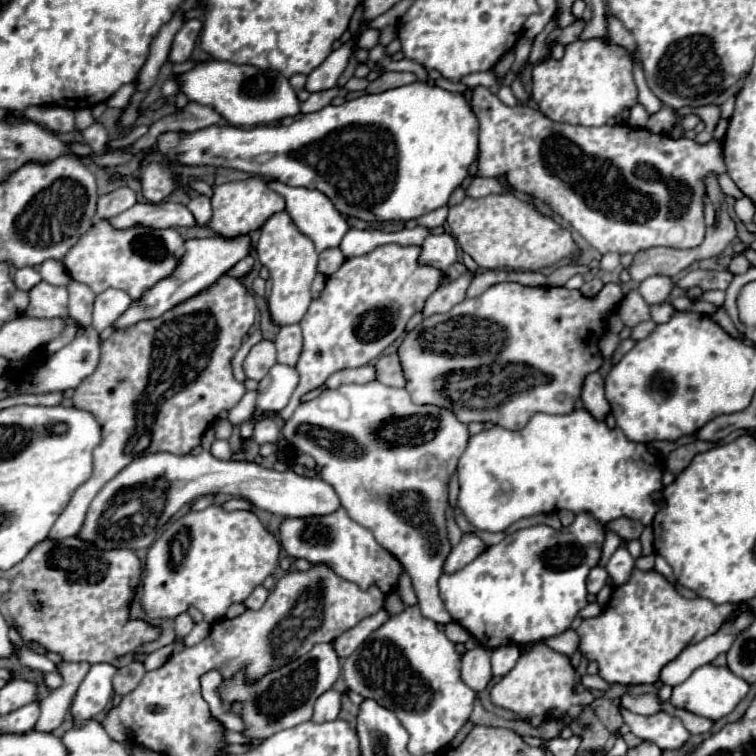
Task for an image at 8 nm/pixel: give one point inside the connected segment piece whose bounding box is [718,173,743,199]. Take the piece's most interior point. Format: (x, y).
(728, 187)

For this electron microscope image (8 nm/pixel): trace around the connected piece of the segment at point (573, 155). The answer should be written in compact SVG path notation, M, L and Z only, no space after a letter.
M486 87L474 89L472 109L480 123L478 175L500 177L506 173L508 183L516 191L534 195L548 203L552 211L570 221L570 225L600 253L614 251L620 255L634 255L658 245L690 249L702 243L706 233L704 173L708 165L722 161L719 140L727 131L728 120L718 120L710 145L698 145L688 137L672 139L668 135L650 133L648 129L632 129L628 125L580 127L556 123L532 107L504 105Z

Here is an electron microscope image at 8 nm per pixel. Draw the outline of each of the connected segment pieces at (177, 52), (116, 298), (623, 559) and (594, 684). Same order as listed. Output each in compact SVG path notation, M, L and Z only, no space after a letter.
M190 19L182 25L182 29L176 33L172 49L170 49L168 59L172 63L184 63L190 57L194 45L196 45L196 39L200 35L200 29L202 29L202 23L198 19Z
M106 289L104 293L96 295L94 301L94 327L98 331L104 331L110 327L128 307L130 307L130 295L120 289Z
M618 547L616 553L610 557L610 561L606 563L606 571L612 577L612 583L618 587L622 583L626 583L634 571L634 559L630 557L626 547Z
M582 675L582 679L580 679L580 683L586 687L586 689L598 689L598 691L606 691L610 685L602 679L602 677L598 677L598 675Z

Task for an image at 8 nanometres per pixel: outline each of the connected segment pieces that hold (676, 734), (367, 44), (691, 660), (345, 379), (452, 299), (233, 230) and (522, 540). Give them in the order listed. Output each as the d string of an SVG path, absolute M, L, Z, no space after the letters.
M622 707L620 715L636 737L652 741L660 749L678 749L690 737L690 733L682 725L682 721L678 721L676 717L670 717L666 713L656 713L656 715L646 717L646 715L636 715Z
M370 29L368 35L366 35L366 31L364 31L364 33L360 35L360 39L358 39L358 47L362 47L362 49L372 49L376 43L378 43L378 31L376 31L376 29Z
M746 613L736 617L734 621L726 621L722 625L722 629L710 637L706 637L704 641L686 647L674 661L670 661L670 665L666 665L662 669L660 679L666 685L680 685L686 677L690 677L690 673L706 663L710 663L716 655L726 653L726 649L730 649L732 641L734 641L734 633L740 633L742 629L746 629L746 625L750 625L752 617Z
M364 365L364 367L356 367L356 369L342 369L338 373L332 373L328 377L328 381L324 383L324 387L338 387L344 383L370 383L376 379L376 369L372 365Z
M466 271L462 273L456 281L448 283L448 285L440 285L428 299L426 299L426 305L424 305L424 317L430 317L434 313L446 313L450 311L456 303L460 303L464 297L466 297L466 289L472 281L474 273Z
M248 177L242 181L230 181L230 183L222 183L218 187L214 187L214 195L212 195L212 217L208 221L208 229L212 229L216 235L234 239L240 235L248 235L256 229L262 229L264 223L284 211L286 203L284 199L274 193L268 183L262 177Z
M586 511L578 513L572 525L562 527L560 531L546 525L520 529L506 535L498 545L488 547L482 555L478 555L470 565L462 567L460 571L444 573L438 581L440 597L450 617L460 623L472 637L476 637L476 641L486 649L496 649L508 643L528 645L546 641L548 637L560 635L570 629L578 611L588 605L586 577L602 557L604 535L604 523L596 521Z

